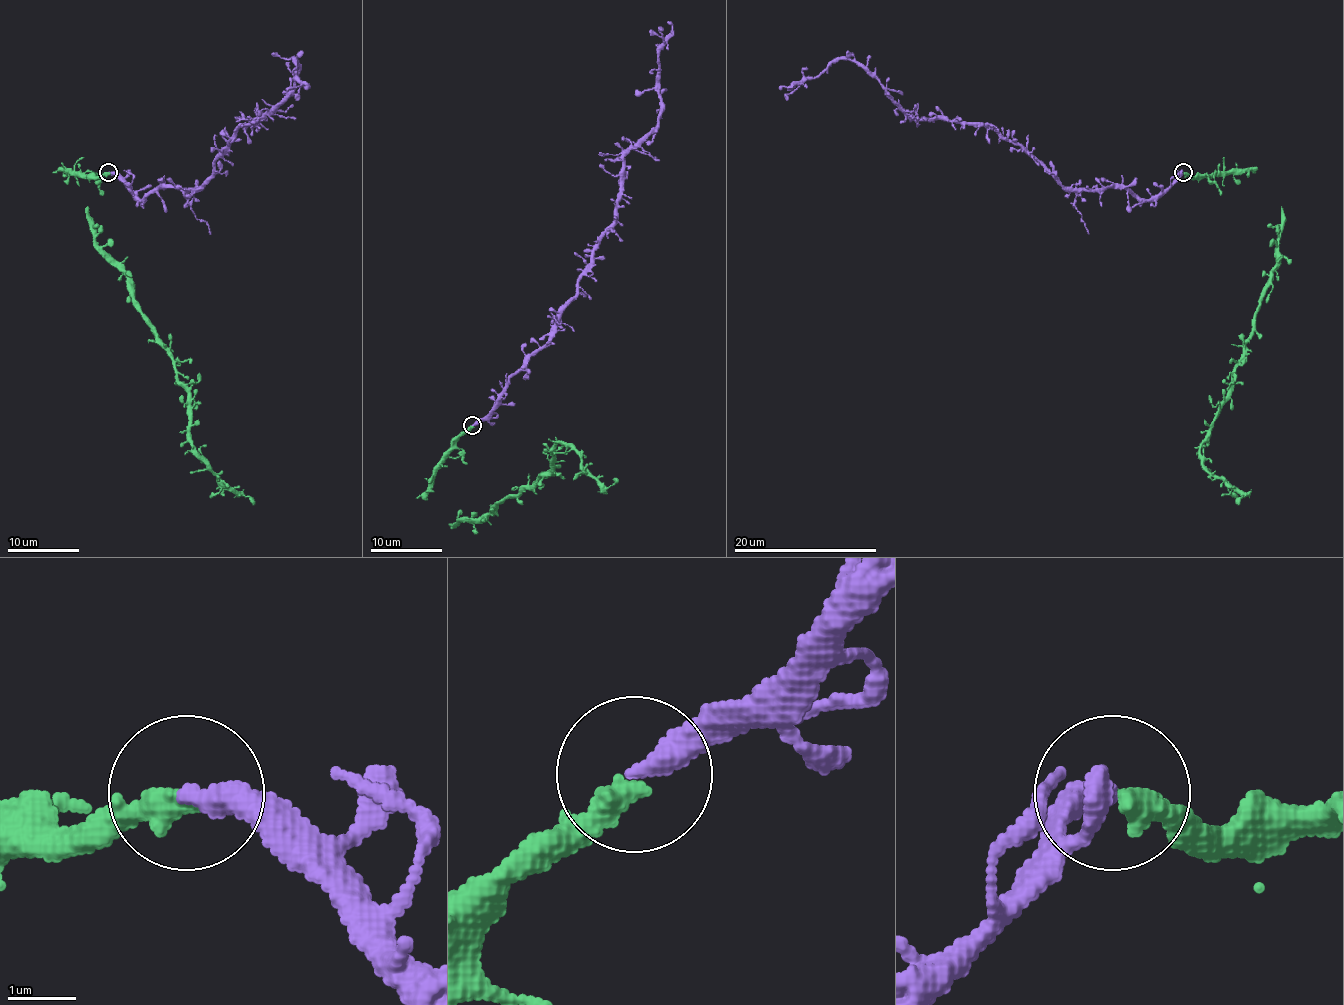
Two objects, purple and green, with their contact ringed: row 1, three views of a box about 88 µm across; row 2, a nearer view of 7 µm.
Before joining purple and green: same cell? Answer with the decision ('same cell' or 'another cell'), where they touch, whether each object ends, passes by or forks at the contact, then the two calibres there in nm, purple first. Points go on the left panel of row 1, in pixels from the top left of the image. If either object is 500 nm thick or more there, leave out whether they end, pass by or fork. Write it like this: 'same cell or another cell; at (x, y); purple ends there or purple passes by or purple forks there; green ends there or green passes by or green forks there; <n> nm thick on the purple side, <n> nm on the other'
same cell; at (108, 172); purple ends there; green ends there; 360 nm thick on the purple side, 400 nm on the other

